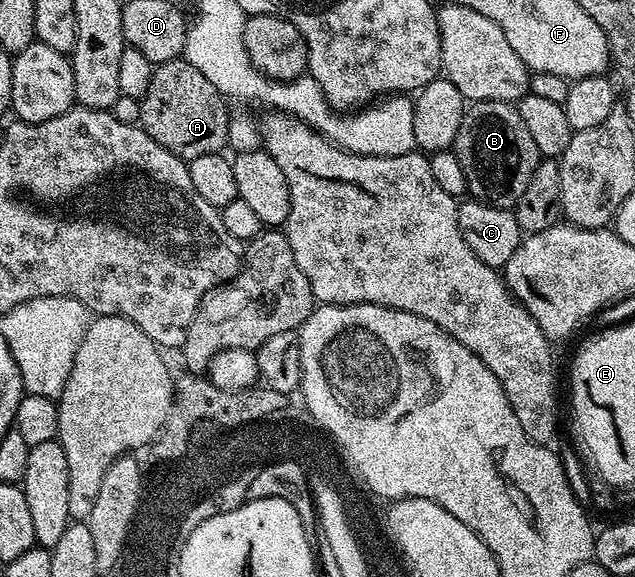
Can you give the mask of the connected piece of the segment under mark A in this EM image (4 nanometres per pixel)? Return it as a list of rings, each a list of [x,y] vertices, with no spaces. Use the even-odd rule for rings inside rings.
[[[187,60],[165,61],[156,66],[147,95],[141,97],[140,103],[141,128],[155,139],[155,143],[167,147],[171,155],[186,163],[199,159],[199,155],[222,152],[229,144],[231,112],[227,98],[207,75],[203,75],[203,71],[191,67]]]

